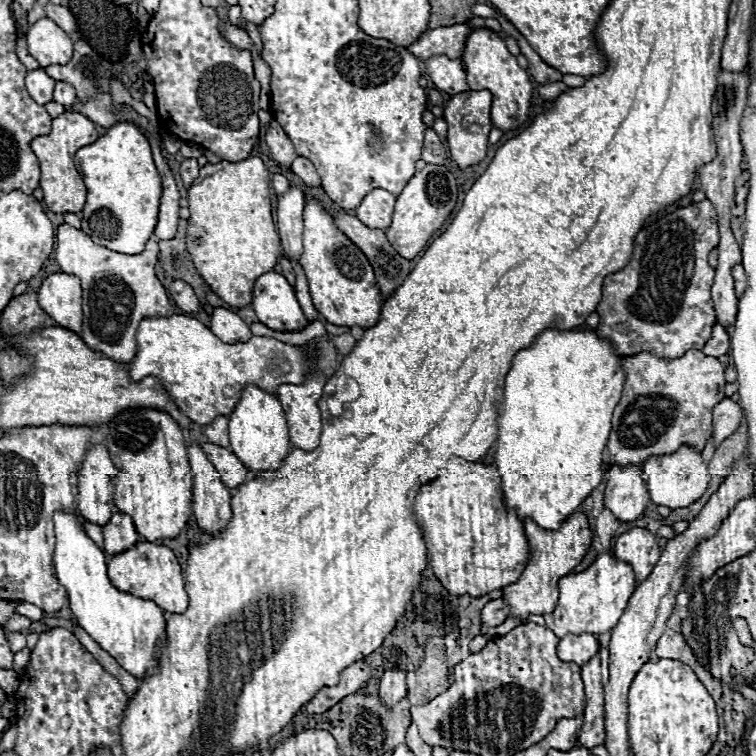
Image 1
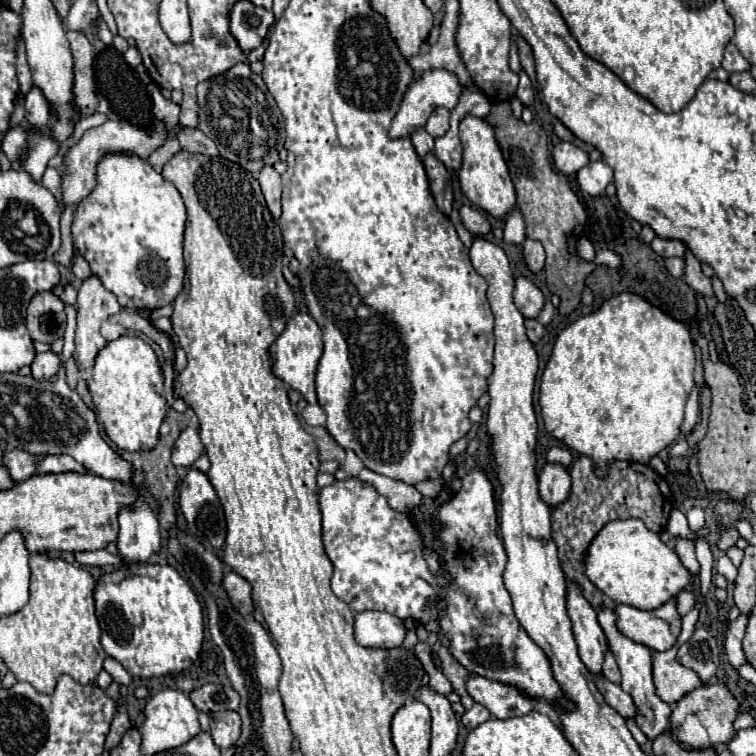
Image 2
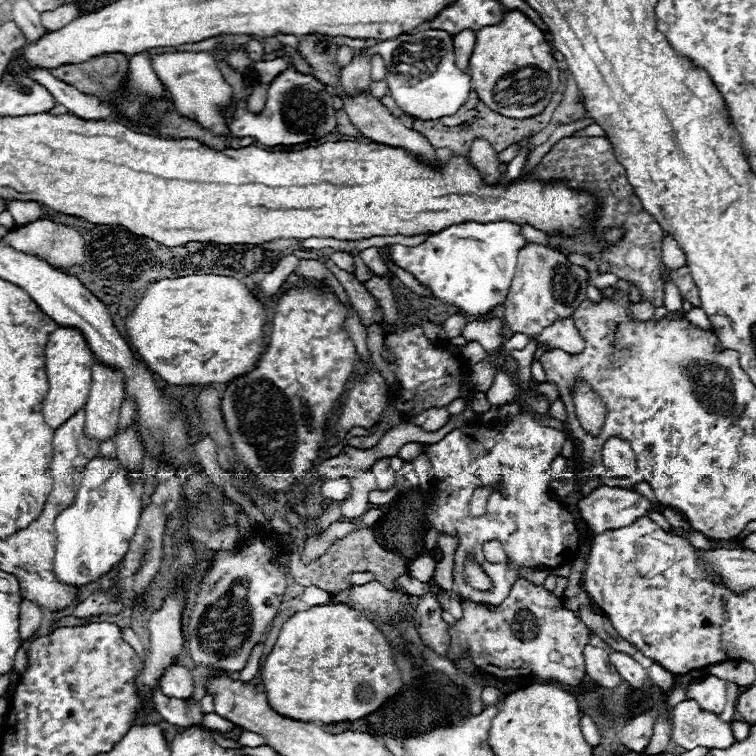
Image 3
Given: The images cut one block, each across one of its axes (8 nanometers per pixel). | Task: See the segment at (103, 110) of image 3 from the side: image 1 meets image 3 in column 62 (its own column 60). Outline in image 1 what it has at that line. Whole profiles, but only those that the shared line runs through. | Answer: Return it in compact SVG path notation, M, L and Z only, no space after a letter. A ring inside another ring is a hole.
M56 82L56 90L54 90L54 102L64 106L66 110L70 110L74 106L74 100L76 100L76 94L74 94L74 88L70 84L64 84L64 82Z

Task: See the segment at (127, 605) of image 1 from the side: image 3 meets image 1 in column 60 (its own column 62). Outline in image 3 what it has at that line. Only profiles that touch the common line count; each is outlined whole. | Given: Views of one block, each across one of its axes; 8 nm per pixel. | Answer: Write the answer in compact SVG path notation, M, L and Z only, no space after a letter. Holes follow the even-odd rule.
M94 458L86 464L74 504L56 518L58 544L52 572L62 584L80 588L98 582L128 552L128 542L140 518L142 484L134 486L126 474L116 460Z

